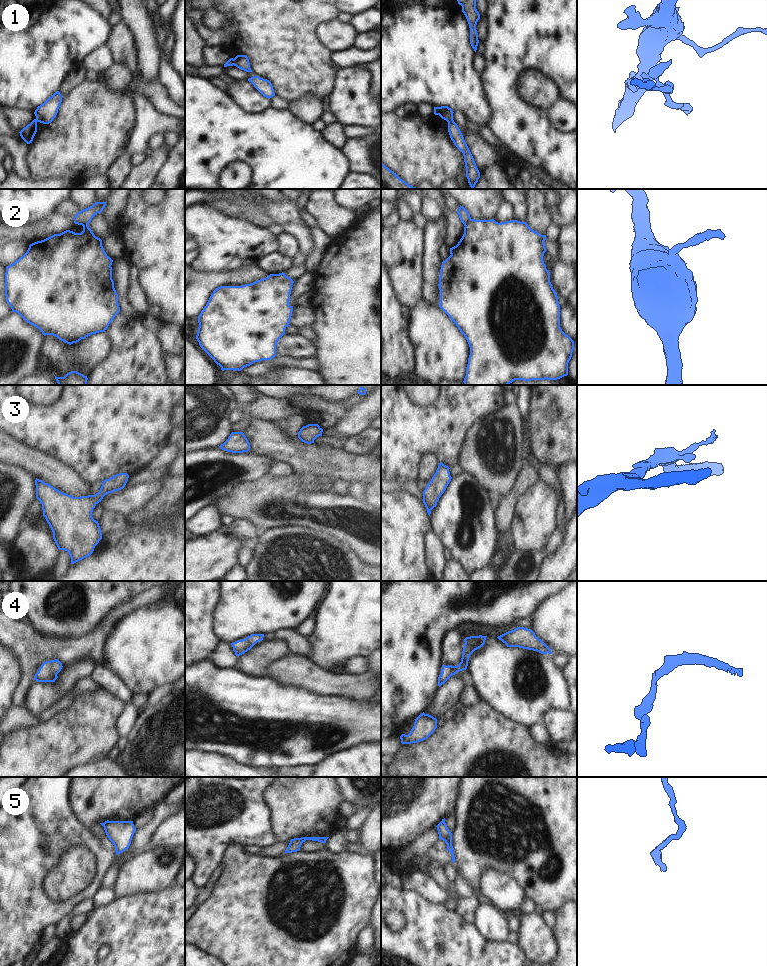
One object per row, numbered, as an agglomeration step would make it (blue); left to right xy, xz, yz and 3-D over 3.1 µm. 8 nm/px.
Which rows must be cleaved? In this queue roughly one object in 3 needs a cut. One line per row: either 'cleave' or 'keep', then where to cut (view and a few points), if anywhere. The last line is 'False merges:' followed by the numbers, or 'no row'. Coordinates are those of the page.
1: cleave | xz (233, 59), (234, 64)
2: cleave | yz (471, 219), (464, 225)
3: keep | no cut
4: keep | no cut
5: keep | no cut
False merges: 1, 2

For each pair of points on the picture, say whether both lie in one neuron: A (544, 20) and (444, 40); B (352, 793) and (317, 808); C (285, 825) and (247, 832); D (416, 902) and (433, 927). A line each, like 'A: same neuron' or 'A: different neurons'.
A: different neurons
B: different neurons
C: different neurons
D: same neuron

